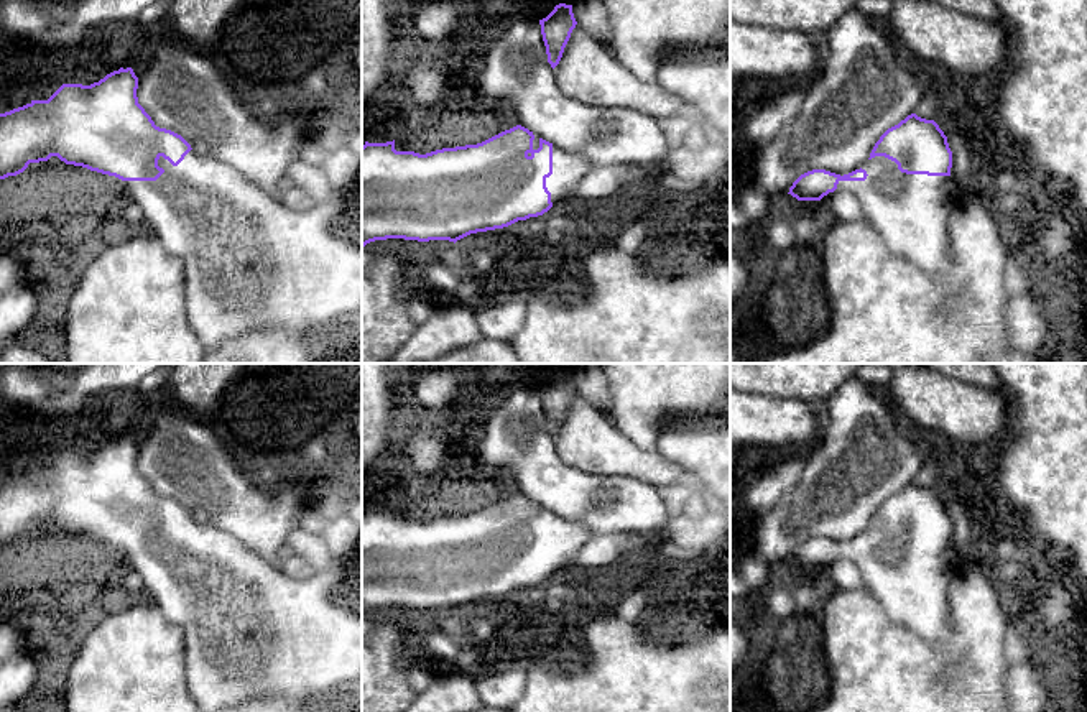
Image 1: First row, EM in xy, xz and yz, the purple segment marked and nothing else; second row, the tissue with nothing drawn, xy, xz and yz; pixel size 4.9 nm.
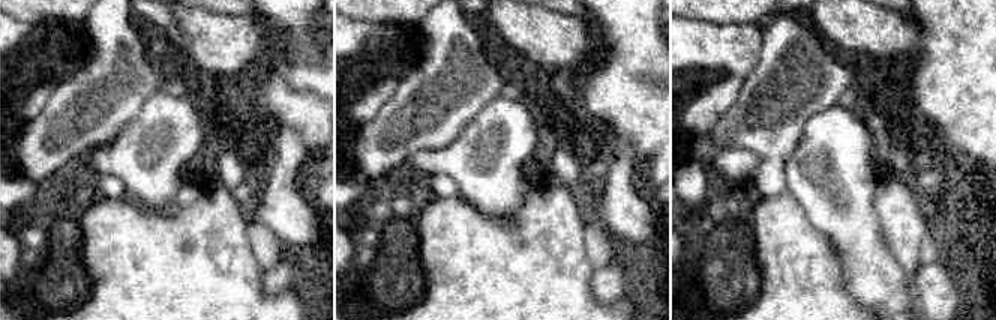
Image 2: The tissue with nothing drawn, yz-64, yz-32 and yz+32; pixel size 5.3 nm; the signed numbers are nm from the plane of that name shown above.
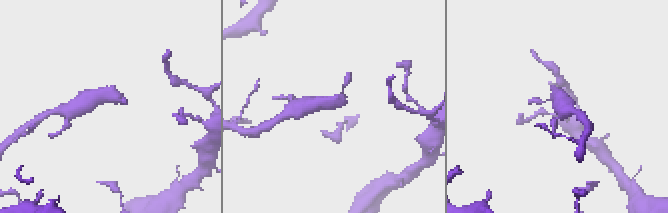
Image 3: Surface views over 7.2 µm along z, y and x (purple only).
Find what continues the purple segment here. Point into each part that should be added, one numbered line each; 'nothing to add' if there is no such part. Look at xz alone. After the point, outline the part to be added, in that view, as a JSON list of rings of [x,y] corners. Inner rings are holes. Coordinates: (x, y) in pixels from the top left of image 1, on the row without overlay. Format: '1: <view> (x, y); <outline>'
1: xz (569, 536); [[[553,513],[553,543],[546,546],[553,574],[576,566],[579,551],[592,536],[587,526]]]

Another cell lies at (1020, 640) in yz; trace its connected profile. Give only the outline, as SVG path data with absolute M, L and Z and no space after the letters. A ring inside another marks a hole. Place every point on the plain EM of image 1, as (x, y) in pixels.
M1015 613L1005 633L1005 654L1008 663L1029 663L1038 643L1036 631L1021 615Z

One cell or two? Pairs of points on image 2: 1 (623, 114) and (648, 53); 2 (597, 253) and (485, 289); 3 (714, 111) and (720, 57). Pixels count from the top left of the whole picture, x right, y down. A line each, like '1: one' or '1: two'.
1: one
2: two
3: one

